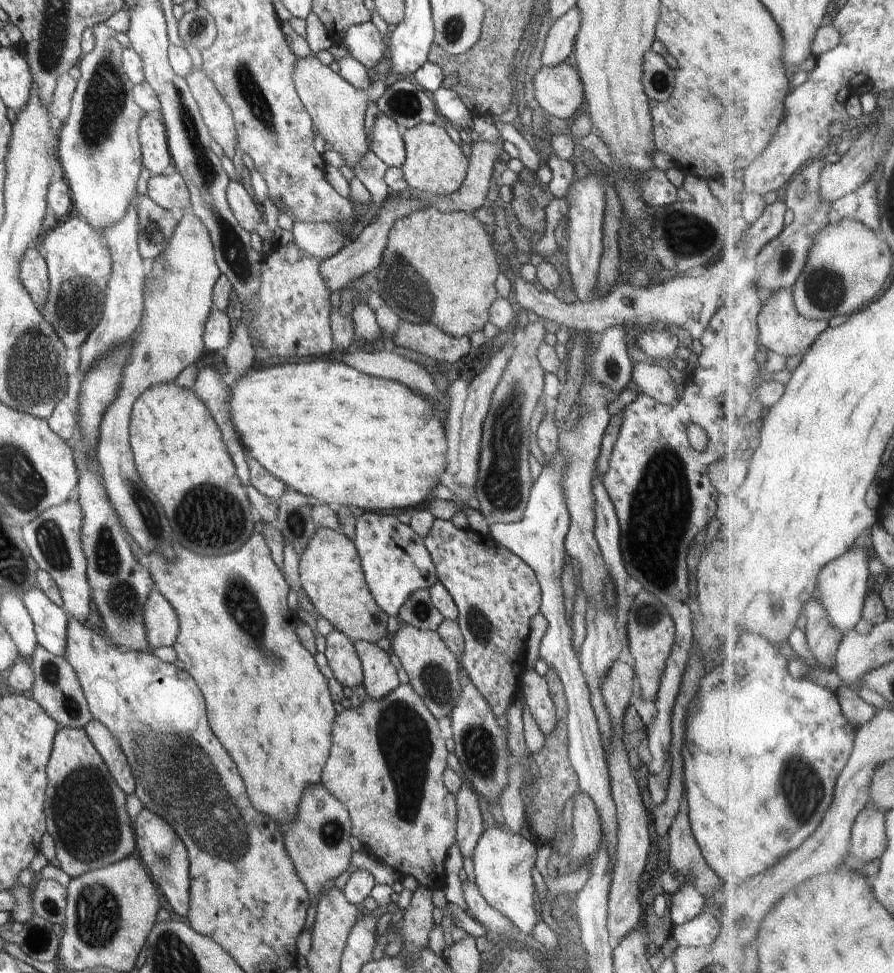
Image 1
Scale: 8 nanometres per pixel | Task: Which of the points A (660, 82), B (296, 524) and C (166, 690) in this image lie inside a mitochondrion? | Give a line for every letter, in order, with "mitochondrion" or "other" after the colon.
A: mitochondrion
B: mitochondrion
C: other

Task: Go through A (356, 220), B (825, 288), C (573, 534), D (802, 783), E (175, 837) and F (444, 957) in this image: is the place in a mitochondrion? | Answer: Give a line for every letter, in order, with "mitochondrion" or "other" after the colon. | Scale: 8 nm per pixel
A: other
B: mitochondrion
C: other
D: mitochondrion
E: mitochondrion
F: other

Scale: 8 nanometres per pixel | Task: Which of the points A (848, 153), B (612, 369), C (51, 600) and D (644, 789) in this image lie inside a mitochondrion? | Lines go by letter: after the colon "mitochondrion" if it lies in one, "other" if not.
A: other
B: other
C: other
D: other

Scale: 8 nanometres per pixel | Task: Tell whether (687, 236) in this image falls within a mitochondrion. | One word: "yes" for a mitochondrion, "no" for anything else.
yes

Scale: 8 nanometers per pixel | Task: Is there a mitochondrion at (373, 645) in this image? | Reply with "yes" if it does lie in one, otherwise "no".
no

